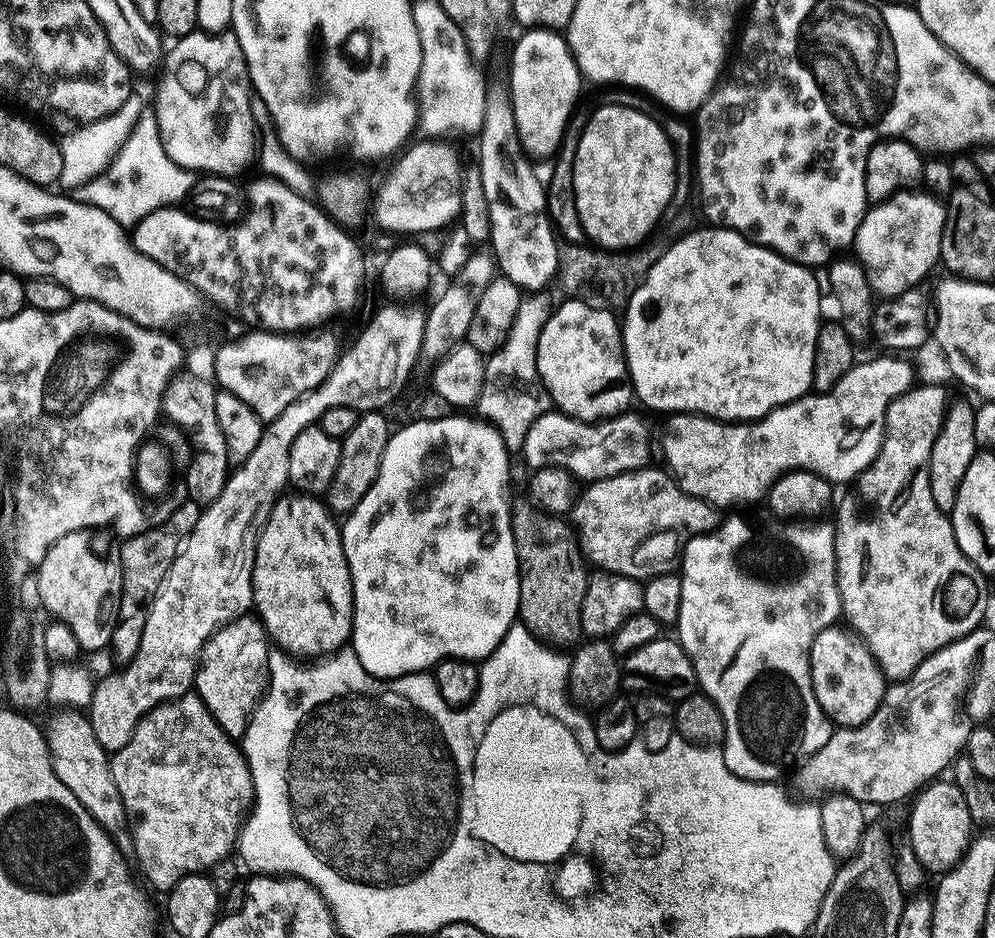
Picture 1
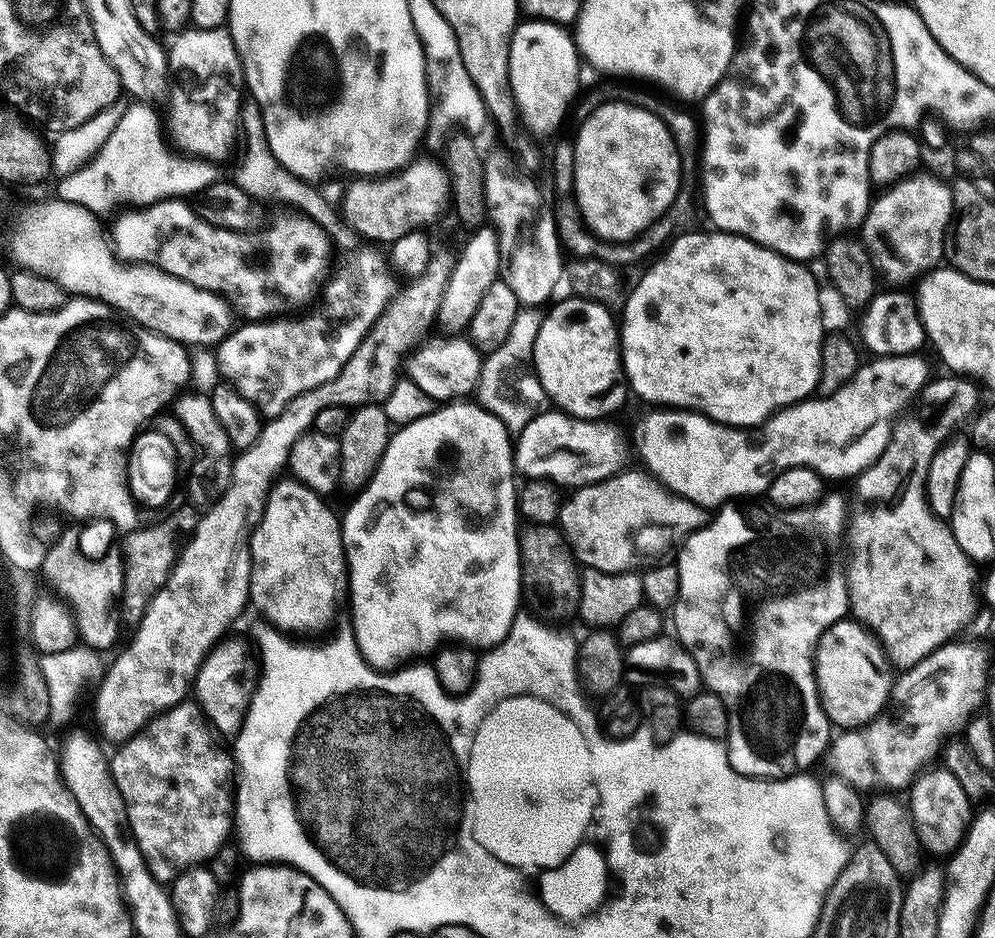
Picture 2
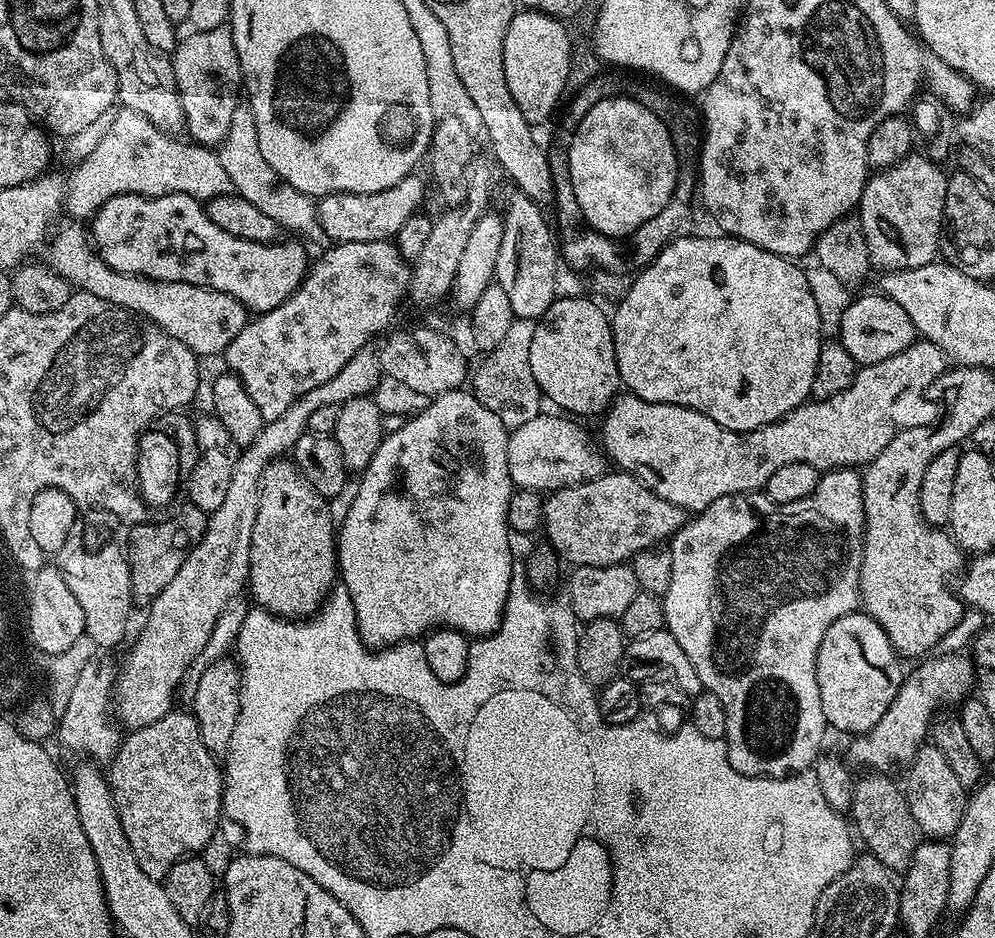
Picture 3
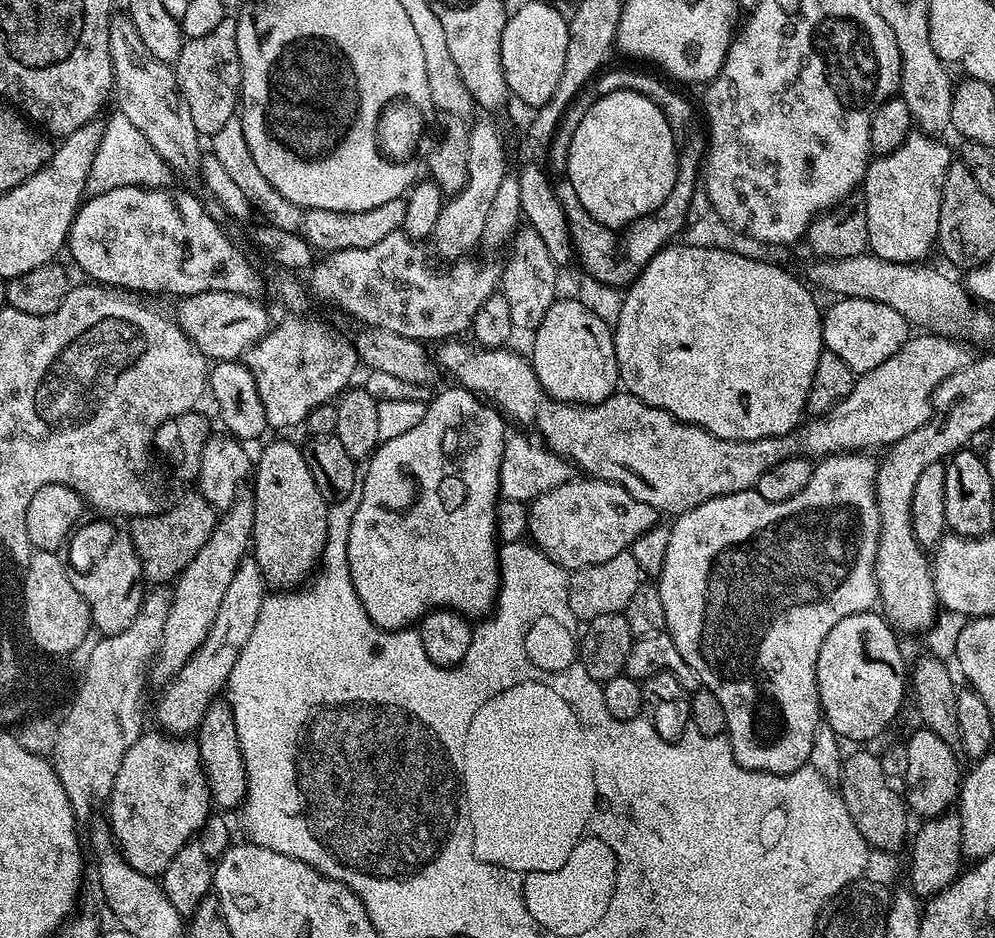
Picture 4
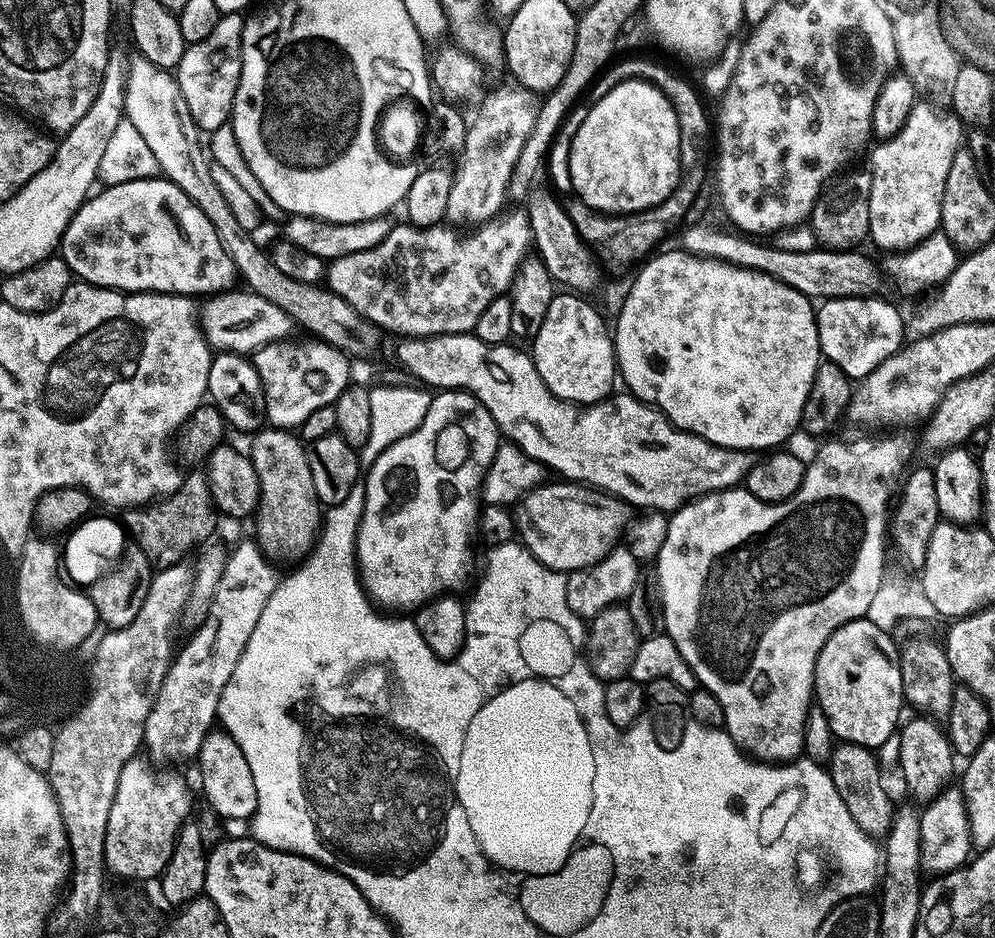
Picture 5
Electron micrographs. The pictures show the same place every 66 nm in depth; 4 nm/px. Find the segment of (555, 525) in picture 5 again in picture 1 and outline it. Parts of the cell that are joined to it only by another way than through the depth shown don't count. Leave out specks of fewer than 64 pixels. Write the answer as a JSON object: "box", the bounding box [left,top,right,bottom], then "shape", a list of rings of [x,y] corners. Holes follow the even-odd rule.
{"box":[570,466,717,582],"shape":[[[649,466],[639,468],[636,472],[623,472],[605,480],[591,481],[585,487],[588,489],[575,497],[570,520],[578,533],[580,547],[584,549],[585,557],[593,565],[596,563],[597,569],[617,572],[620,576],[629,576],[631,580],[647,582],[654,576],[662,575],[663,572],[673,571],[674,561],[682,552],[680,536],[703,534],[717,527],[717,509],[707,500],[699,500],[696,496],[686,494],[675,479],[663,467],[661,468]]]}

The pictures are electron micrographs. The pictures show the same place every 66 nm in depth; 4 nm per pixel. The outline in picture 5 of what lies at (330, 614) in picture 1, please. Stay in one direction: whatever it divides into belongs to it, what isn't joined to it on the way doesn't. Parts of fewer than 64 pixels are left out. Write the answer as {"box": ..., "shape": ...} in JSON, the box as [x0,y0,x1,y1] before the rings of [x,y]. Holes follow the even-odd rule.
{"box":[250,426,322,562],"shape":[[[265,426],[260,429],[251,437],[252,449],[250,449],[250,455],[252,457],[252,465],[254,470],[258,474],[258,482],[260,483],[260,507],[256,509],[254,513],[254,520],[257,520],[256,533],[254,533],[255,539],[258,541],[260,551],[265,556],[276,560],[296,560],[292,562],[300,562],[307,557],[308,553],[312,551],[321,531],[322,531],[322,505],[320,499],[316,497],[316,491],[314,490],[314,477],[310,475],[310,462],[308,461],[308,449],[305,441],[301,440],[299,435],[295,431],[286,428],[274,428],[271,426]]]}

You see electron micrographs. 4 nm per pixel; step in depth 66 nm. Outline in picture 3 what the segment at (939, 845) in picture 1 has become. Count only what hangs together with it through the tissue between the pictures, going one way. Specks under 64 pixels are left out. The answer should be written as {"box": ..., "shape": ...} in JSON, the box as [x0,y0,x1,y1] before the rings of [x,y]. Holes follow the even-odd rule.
{"box":[906,742,966,838],"shape":[[[928,742],[916,754],[914,763],[907,769],[909,784],[906,795],[909,808],[916,819],[916,827],[928,838],[951,838],[962,822],[966,803],[966,789],[954,775],[954,770],[942,758],[942,750]],[[909,771],[909,772],[908,772]]]}

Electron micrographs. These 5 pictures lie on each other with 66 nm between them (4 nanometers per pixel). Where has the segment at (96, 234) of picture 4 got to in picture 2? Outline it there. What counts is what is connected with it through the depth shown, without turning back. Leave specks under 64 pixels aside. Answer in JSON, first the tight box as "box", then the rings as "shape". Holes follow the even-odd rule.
{"box":[118,198,334,322],"shape":[[[180,198],[169,199],[139,210],[125,211],[120,224],[136,240],[122,241],[118,244],[119,251],[129,261],[153,264],[166,274],[182,278],[196,288],[217,292],[231,303],[239,315],[241,312],[243,319],[248,322],[264,322],[291,313],[288,312],[291,308],[304,308],[319,294],[328,276],[328,267],[332,264],[334,244],[329,234],[311,217],[292,210],[289,216],[274,217],[265,228],[235,232],[206,222],[195,207],[191,208],[184,203],[188,202]]]}

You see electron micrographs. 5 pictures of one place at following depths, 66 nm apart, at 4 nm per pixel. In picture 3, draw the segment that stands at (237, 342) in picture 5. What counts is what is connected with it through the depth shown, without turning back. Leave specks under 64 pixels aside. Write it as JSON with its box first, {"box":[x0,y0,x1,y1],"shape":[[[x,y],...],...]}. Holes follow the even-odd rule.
{"box":[47,222,250,357],"shape":[[[72,222],[56,236],[48,248],[47,263],[62,278],[68,280],[73,289],[89,296],[102,298],[116,308],[124,308],[133,316],[149,320],[170,338],[182,342],[197,357],[219,357],[230,346],[238,334],[250,323],[250,313],[244,305],[230,294],[213,288],[203,288],[182,282],[149,280],[146,276],[134,276],[130,272],[116,272],[94,251],[93,241]]]}

